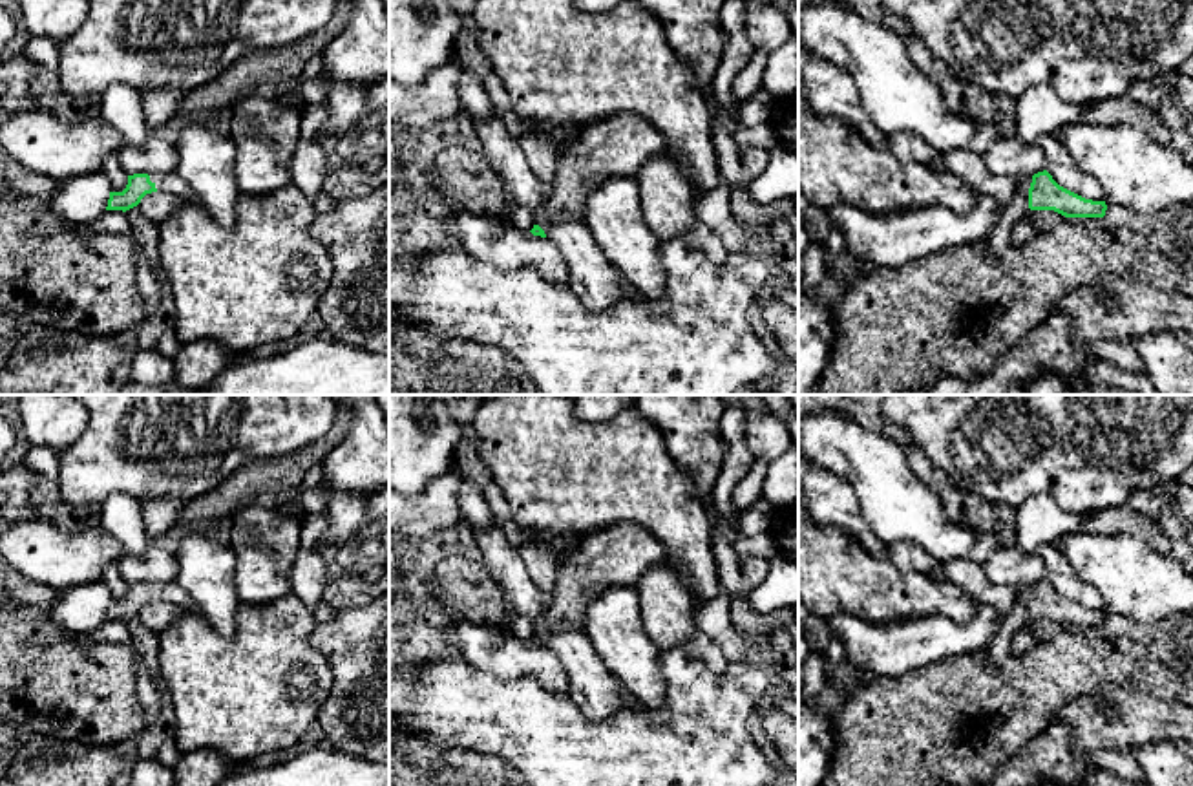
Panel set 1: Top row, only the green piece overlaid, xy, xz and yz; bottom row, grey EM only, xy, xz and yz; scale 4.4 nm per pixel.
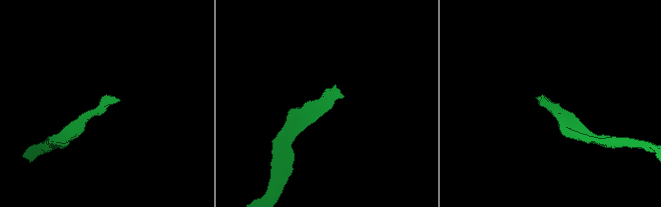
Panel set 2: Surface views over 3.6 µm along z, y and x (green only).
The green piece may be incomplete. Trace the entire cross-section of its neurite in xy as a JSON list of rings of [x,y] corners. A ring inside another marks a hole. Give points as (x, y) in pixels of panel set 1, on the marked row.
[[[133,174],[128,175],[128,185],[122,192],[110,192],[106,210],[130,210],[141,203],[146,194],[166,192],[183,199],[194,199],[195,192],[190,185],[177,174]]]

